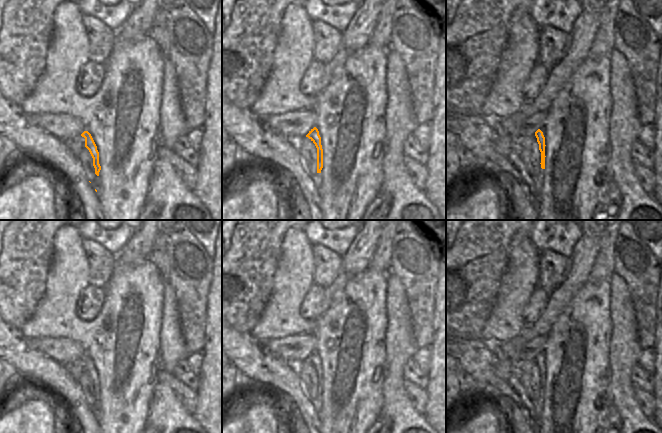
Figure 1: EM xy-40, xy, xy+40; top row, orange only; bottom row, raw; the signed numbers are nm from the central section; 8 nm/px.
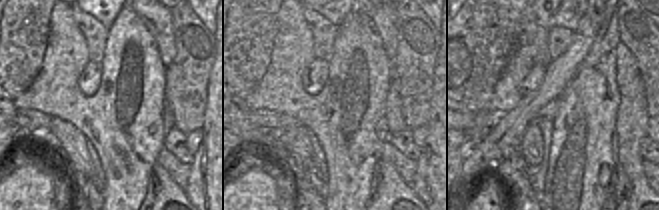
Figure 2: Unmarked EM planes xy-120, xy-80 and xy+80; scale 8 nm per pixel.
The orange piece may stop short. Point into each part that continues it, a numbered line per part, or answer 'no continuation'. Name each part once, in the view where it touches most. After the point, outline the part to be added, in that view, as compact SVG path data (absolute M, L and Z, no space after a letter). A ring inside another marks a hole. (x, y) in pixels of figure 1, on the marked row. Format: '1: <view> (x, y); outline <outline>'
1: xy (306, 148); outline M305 136L297 139L297 150L307 174L312 177L317 173L317 148L315 144Z

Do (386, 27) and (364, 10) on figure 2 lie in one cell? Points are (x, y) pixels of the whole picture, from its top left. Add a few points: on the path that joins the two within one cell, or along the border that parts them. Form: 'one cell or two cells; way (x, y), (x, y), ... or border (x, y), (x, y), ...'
one cell; way (381, 22), (369, 12)

